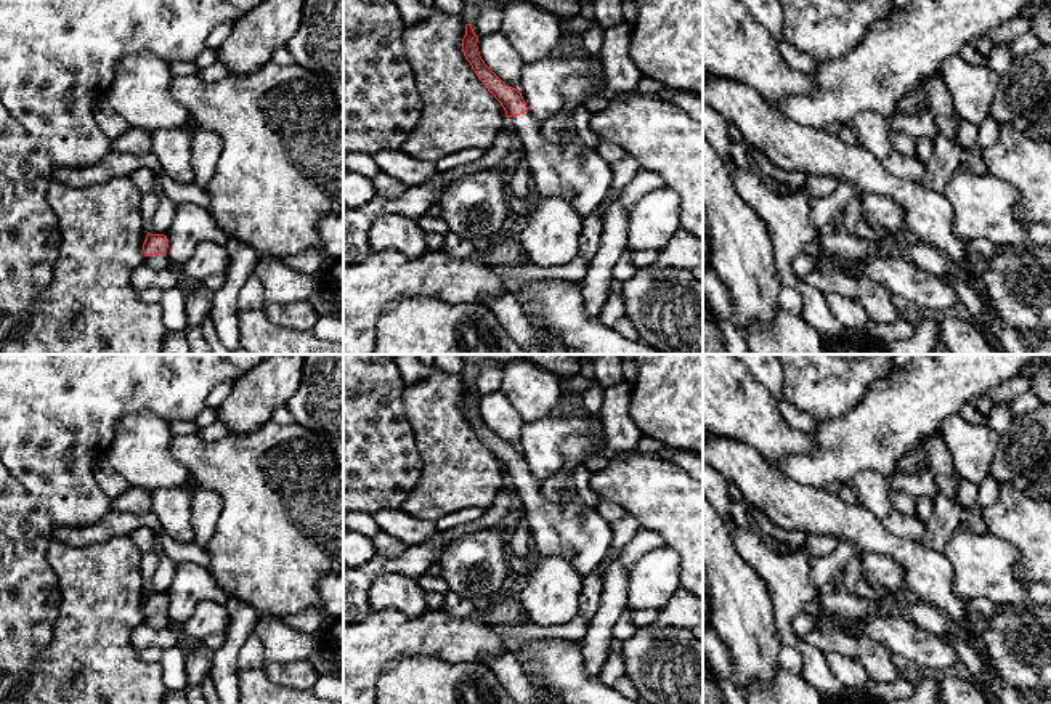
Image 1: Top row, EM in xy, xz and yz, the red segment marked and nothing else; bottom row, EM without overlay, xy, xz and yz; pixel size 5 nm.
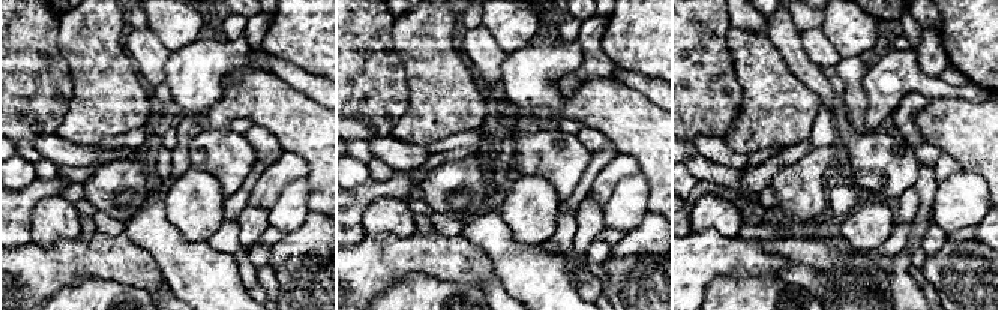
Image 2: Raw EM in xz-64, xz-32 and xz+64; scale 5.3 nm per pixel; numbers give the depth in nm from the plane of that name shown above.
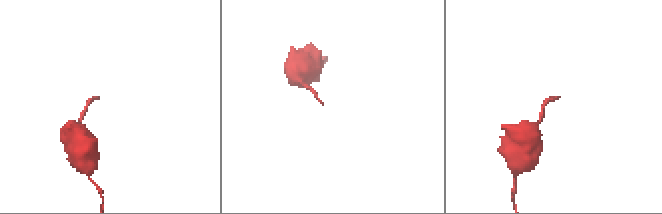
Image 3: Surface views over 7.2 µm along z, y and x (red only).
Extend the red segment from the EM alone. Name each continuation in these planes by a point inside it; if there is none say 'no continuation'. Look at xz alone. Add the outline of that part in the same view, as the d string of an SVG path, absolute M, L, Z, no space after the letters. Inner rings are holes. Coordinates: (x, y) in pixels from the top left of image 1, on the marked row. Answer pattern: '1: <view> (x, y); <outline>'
1: xz (578, 173); M528 112L509 117L509 127L515 131L521 156L530 165L534 197L557 196L570 202L582 218L600 207L610 191L613 170L611 164L595 148L584 143L554 144L546 141L541 136L541 125Z

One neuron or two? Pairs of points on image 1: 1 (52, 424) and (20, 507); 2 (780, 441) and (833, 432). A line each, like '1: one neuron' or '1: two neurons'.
1: two neurons
2: two neurons

